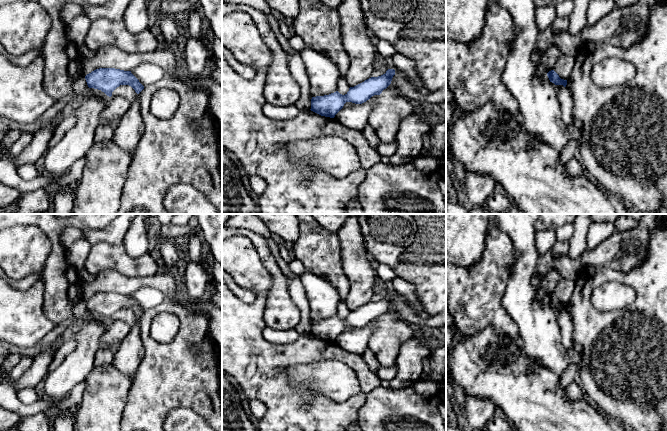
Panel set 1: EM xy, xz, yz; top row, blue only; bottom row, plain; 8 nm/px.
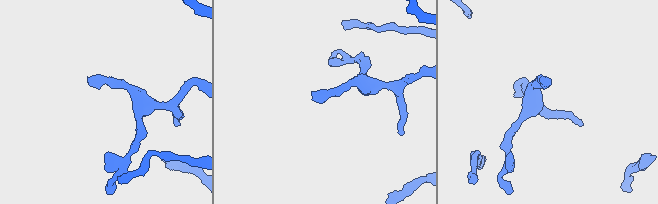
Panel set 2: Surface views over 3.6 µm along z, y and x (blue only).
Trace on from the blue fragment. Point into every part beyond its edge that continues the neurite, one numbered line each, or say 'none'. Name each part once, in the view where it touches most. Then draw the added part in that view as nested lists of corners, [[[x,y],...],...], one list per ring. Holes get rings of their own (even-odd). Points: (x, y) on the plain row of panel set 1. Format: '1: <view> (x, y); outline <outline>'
none

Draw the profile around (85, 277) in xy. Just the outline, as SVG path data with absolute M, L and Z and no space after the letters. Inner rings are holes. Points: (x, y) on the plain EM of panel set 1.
M78 270L78 274L82 283L92 282L97 275L91 275L87 270Z

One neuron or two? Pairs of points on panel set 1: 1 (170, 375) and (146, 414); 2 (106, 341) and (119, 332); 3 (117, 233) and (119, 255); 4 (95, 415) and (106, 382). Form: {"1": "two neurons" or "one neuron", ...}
{"1": "one neuron", "2": "one neuron", "3": "two neurons", "4": "one neuron"}

